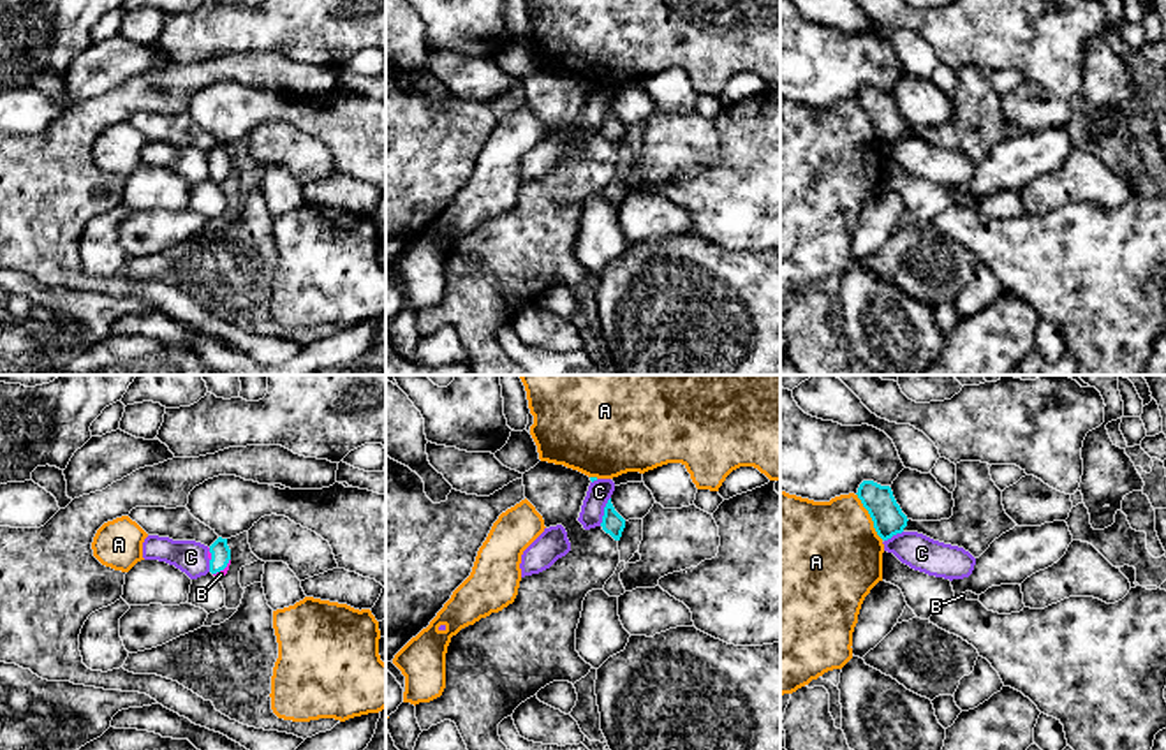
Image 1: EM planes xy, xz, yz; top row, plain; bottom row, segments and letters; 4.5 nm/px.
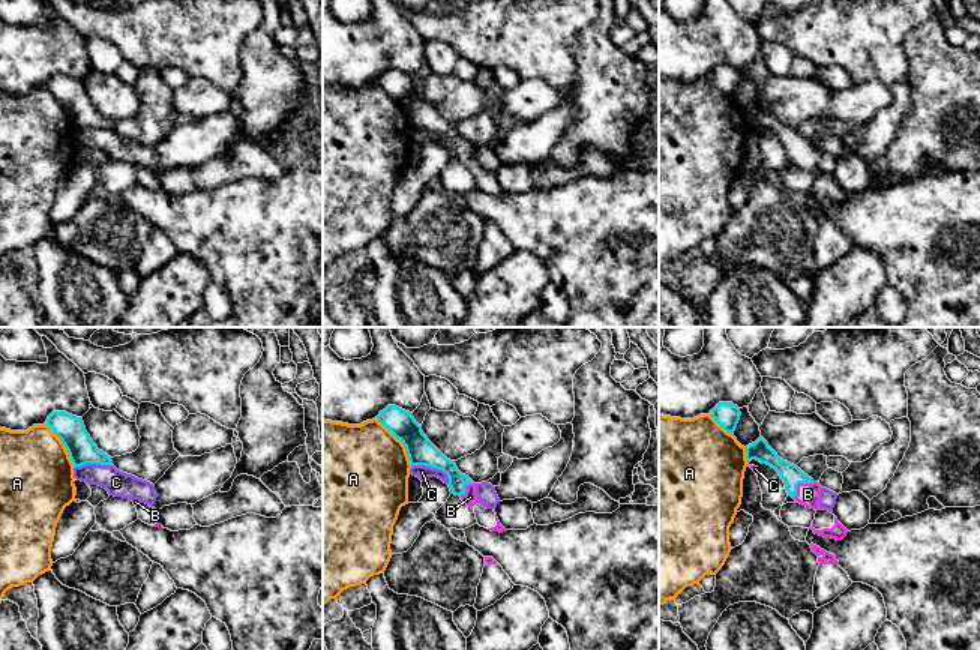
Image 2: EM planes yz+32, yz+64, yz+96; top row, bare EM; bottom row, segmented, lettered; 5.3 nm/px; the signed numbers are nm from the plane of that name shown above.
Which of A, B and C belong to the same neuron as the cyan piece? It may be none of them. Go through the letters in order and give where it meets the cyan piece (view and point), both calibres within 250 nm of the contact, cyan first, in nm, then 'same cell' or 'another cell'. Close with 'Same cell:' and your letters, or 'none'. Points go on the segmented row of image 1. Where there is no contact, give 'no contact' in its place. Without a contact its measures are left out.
A: meets cyan in yz at (870, 516); 140 nm thick on the cyan side, 460 nm on the other; another cell
B: meets cyan in xy at (222, 569); 90 nm thick on the cyan side, 40 nm on the other; same cell
C: meets cyan in xz at (605, 511); 100 nm thick on the cyan side, 110 nm on the other; another cell
Same cell: B

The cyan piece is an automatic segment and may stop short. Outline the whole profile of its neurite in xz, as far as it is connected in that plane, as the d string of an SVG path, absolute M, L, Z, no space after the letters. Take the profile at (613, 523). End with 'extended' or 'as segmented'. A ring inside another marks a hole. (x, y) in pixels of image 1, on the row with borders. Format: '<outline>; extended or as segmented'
M611 498L604 507L604 516L601 523L602 530L609 533L615 540L620 540L622 532L625 528L625 519L615 511Z; as segmented

